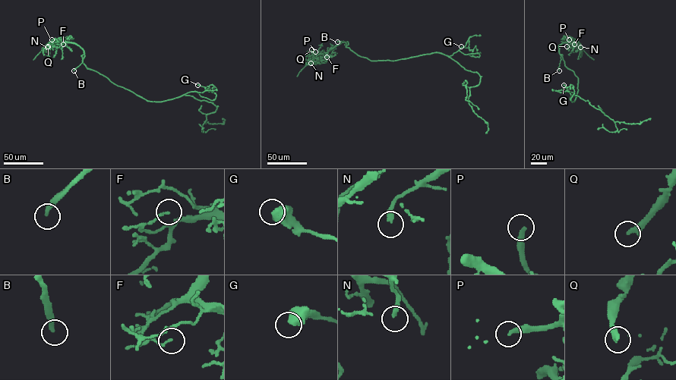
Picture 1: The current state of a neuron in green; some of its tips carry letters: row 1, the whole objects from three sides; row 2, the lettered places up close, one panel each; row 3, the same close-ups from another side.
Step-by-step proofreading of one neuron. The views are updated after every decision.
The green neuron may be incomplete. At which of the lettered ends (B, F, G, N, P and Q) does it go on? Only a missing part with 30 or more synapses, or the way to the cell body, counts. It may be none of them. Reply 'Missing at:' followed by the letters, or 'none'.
Missing at: B, P, Q

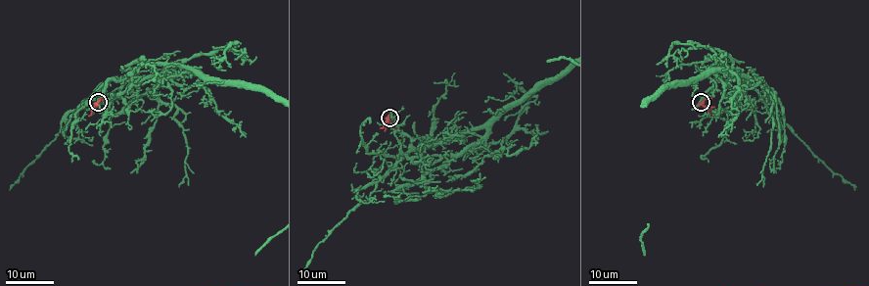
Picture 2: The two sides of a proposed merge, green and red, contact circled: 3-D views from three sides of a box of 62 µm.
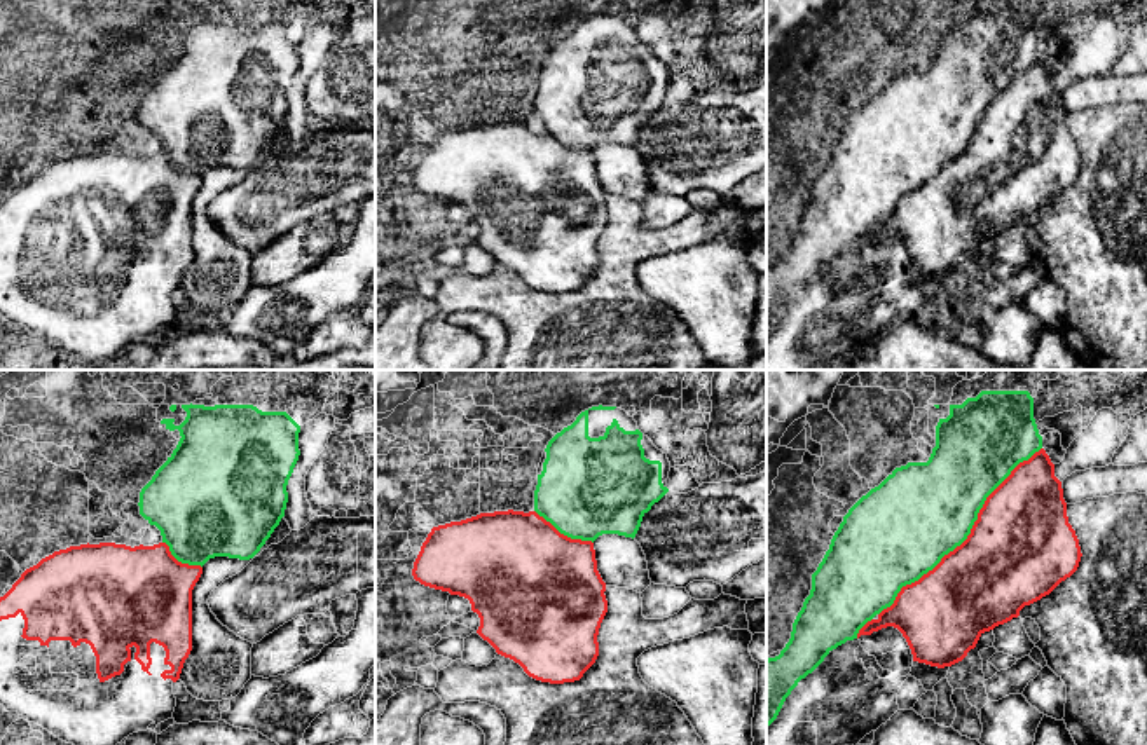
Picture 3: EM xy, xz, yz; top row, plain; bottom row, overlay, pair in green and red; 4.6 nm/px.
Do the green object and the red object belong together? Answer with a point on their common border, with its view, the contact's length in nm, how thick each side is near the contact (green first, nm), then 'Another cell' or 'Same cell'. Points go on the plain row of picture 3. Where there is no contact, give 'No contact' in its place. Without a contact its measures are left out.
Touches green at yz (968, 143). Shared border 1100 nm. Thickness 440 nm (green) against 480 nm. Another cell

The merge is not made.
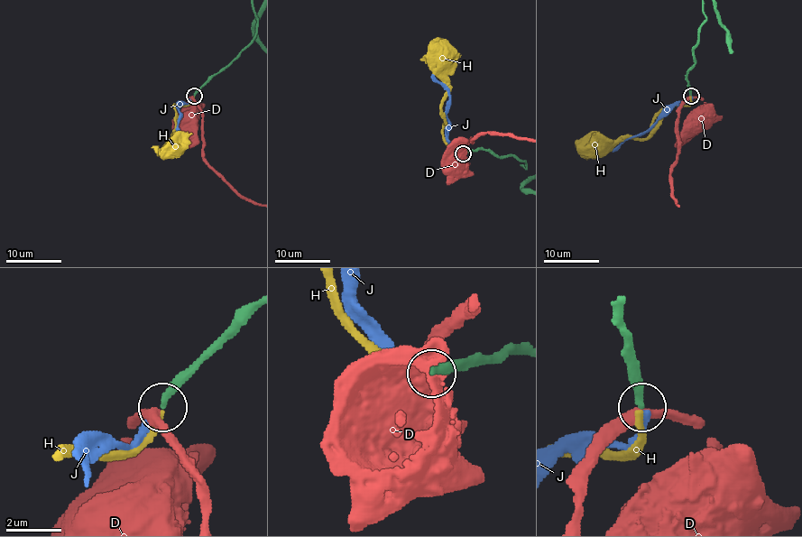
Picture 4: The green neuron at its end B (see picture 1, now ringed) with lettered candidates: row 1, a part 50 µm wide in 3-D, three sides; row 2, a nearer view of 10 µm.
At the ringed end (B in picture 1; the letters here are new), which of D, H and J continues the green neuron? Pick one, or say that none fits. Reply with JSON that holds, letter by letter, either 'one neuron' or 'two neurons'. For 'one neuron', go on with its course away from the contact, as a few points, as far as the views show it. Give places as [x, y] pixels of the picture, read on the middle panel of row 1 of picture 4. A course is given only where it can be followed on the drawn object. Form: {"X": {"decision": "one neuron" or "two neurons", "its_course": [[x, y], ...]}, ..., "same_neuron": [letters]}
{"D": {"decision": "two neurons"}, "H": {"decision": "one neuron"}, "J": {"decision": "two neurons"}, "same_neuron": ["H"]}

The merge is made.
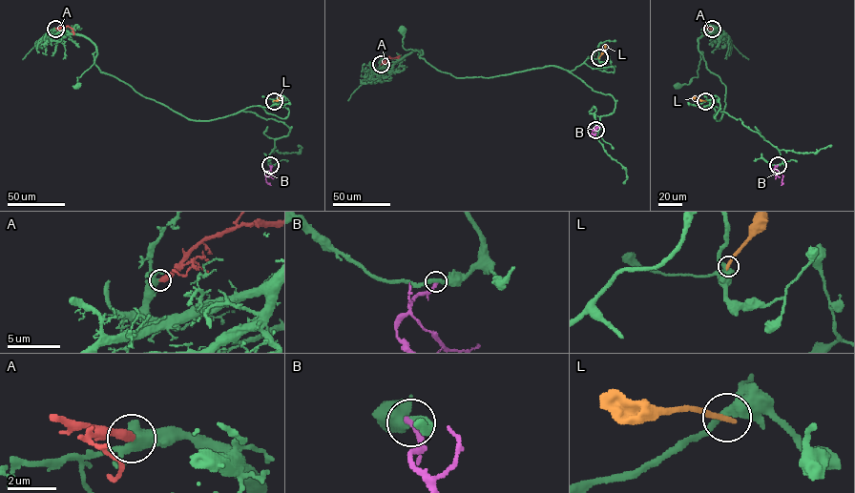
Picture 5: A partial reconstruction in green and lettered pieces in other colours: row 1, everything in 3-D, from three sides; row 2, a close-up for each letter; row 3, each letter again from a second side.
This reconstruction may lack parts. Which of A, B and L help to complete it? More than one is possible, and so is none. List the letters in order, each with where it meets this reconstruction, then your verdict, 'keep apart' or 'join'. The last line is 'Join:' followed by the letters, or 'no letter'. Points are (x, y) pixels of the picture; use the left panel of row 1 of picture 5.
A: meets green at (55, 29); join
B: meets green at (270, 165); keep apart
L: meets green at (274, 101); keep apart
Join: A

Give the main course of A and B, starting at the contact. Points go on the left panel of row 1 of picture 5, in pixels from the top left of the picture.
A: (55, 29), (69, 26), (72, 34)
B: (270, 165), (271, 169), (265, 175), (271, 185)

